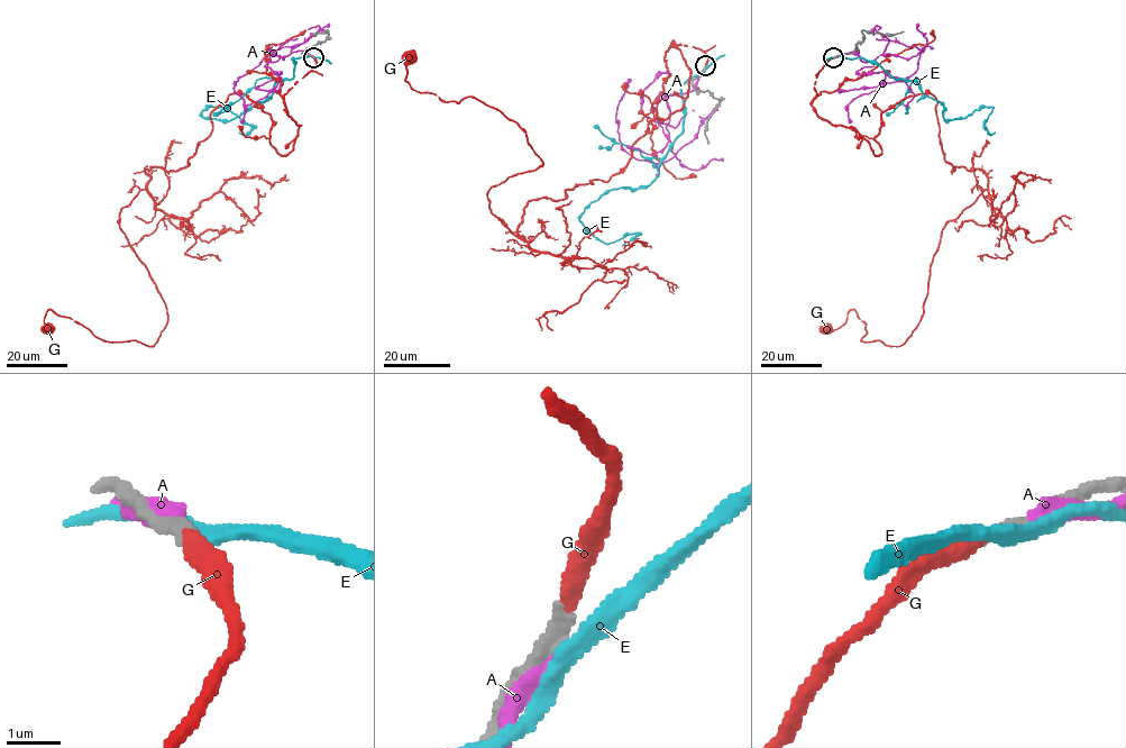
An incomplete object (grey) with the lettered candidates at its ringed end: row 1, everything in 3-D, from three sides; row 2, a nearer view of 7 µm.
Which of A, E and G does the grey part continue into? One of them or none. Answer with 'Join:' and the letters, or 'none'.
Join: G

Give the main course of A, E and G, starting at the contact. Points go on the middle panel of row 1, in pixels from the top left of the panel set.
A: (703, 70), (692, 90), (657, 105), (657, 122), (679, 162), (635, 160), (623, 148), (616, 111), (624, 84)
E: (704, 69), (680, 87), (684, 131), (655, 180), (584, 209), (601, 240), (634, 234), (622, 246)
G: (705, 66), (673, 40), (683, 107), (518, 237), (487, 193), (541, 166), (525, 133), (420, 93), (411, 57)

